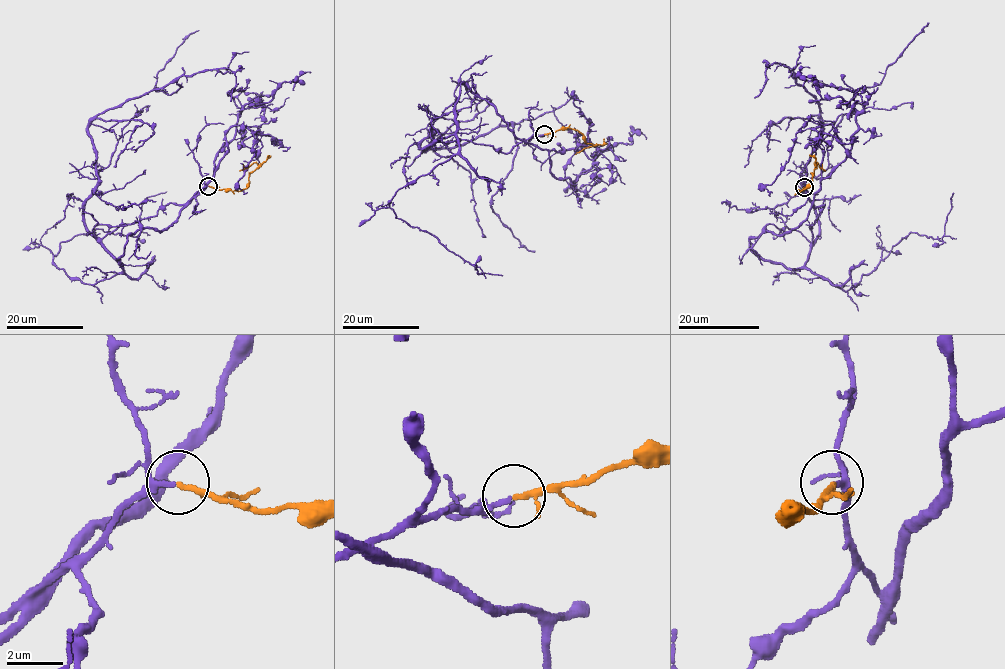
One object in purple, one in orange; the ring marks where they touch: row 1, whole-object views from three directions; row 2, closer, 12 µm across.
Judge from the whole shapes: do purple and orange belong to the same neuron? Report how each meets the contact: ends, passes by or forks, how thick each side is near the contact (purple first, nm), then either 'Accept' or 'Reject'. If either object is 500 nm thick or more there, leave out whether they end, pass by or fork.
At the ring purple passes by. At the ring orange passes by. Thickness 130 nm (purple) against 140 nm. Accept

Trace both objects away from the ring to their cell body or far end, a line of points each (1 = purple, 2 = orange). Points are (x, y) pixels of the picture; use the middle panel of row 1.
1: (544, 134), (507, 153), (419, 143), (434, 130), (426, 151), (511, 126), (517, 152), (490, 205), (534, 252)
2: (545, 134), (567, 128), (577, 130), (585, 141), (594, 145), (575, 154)

